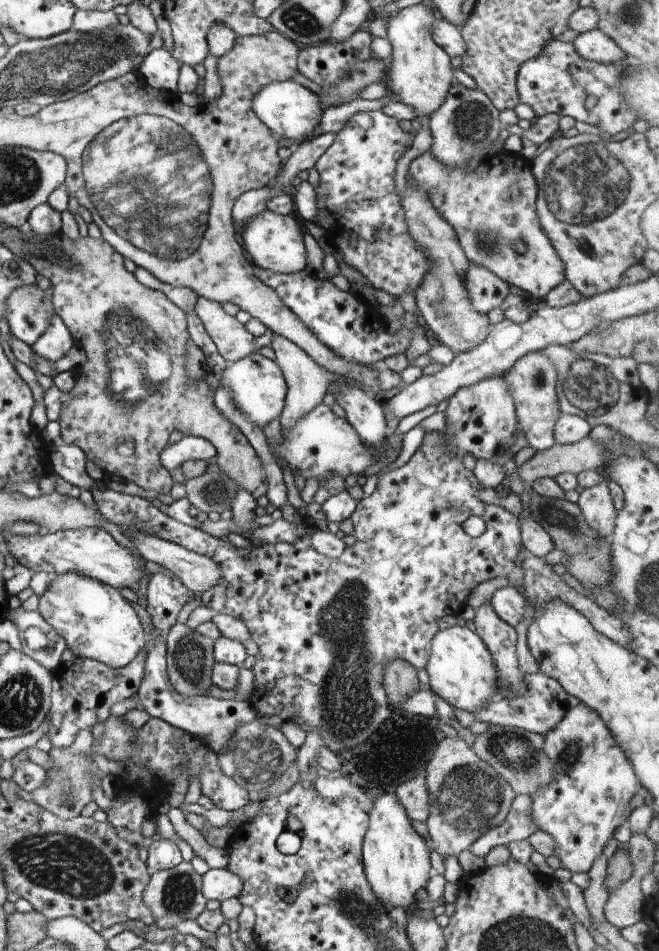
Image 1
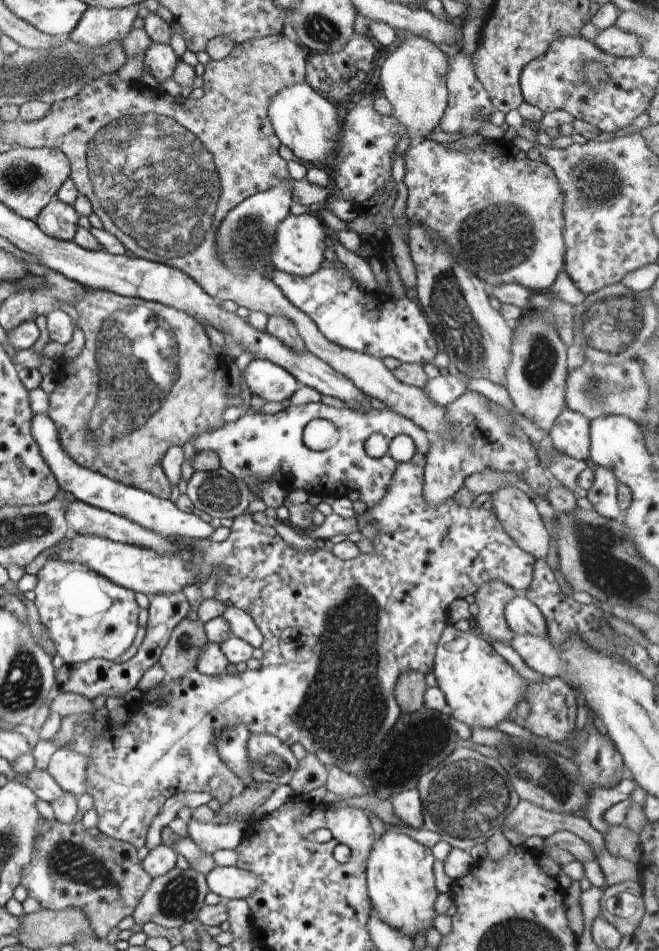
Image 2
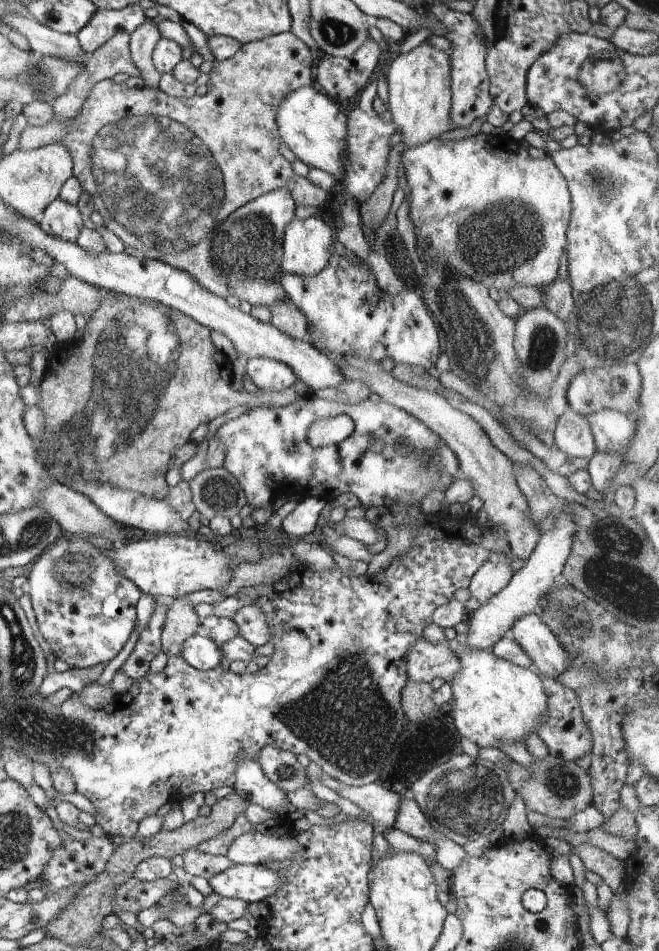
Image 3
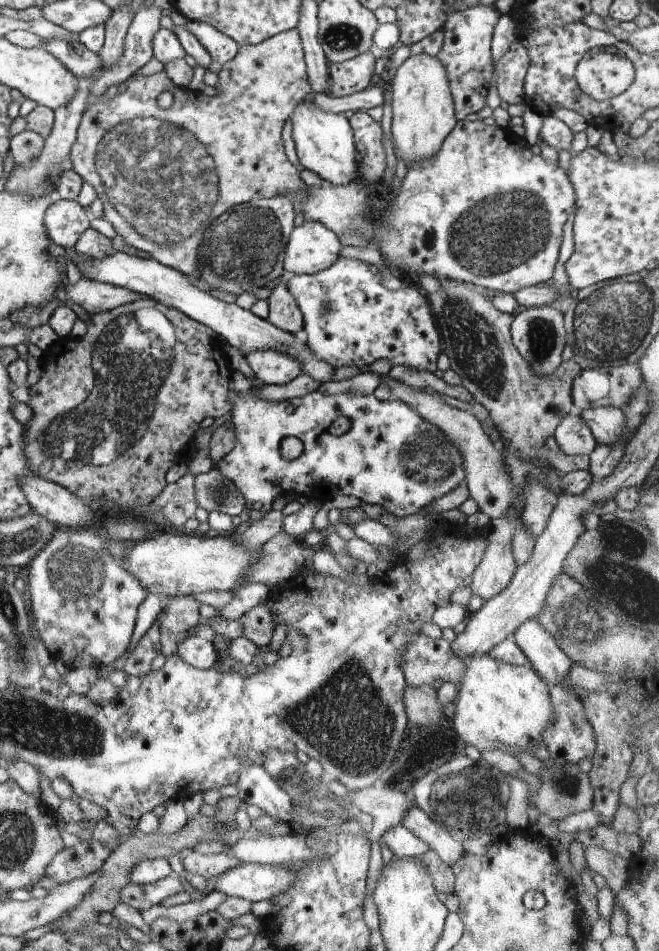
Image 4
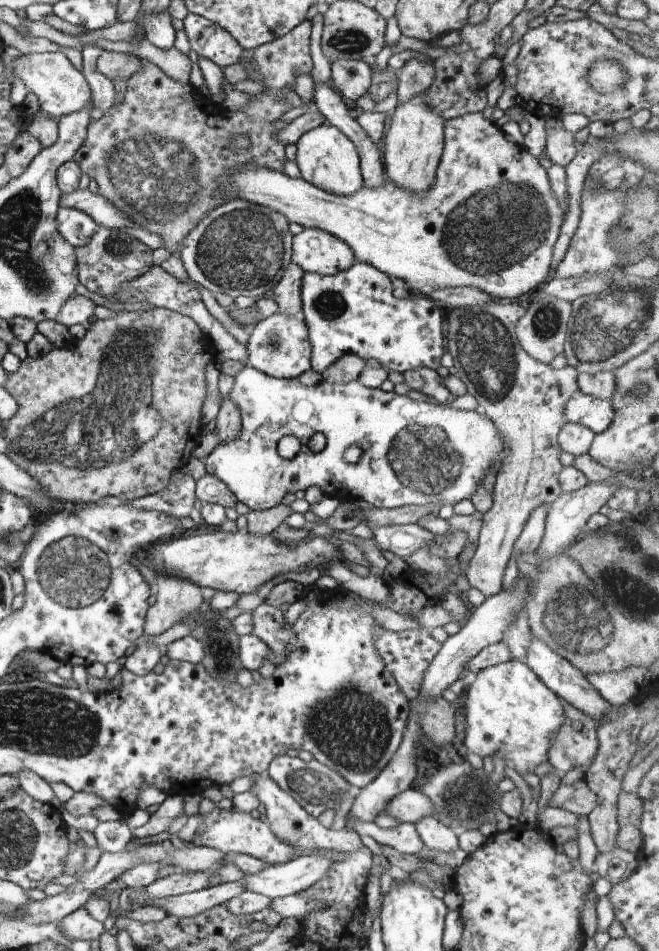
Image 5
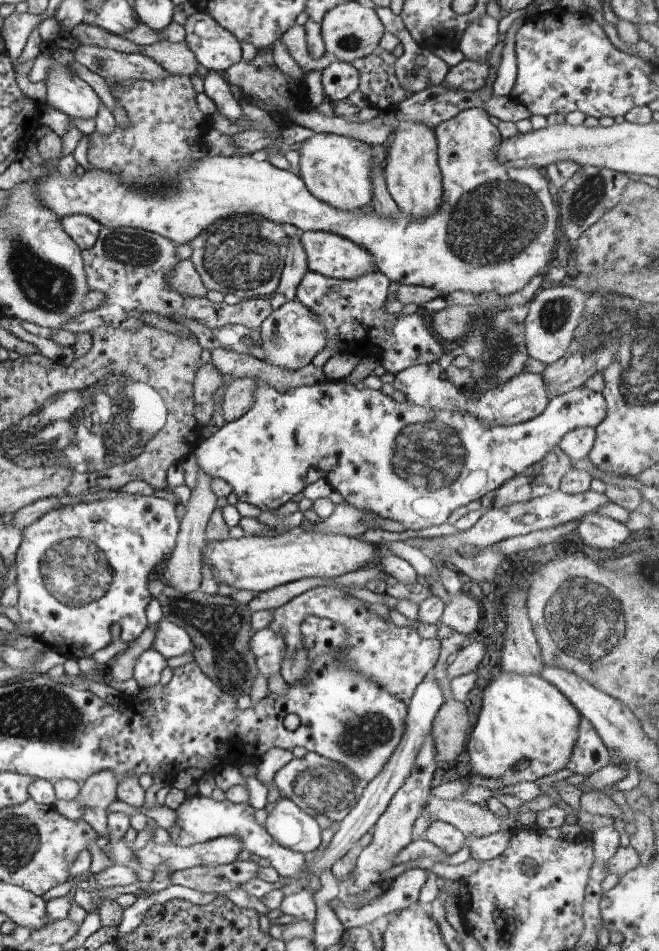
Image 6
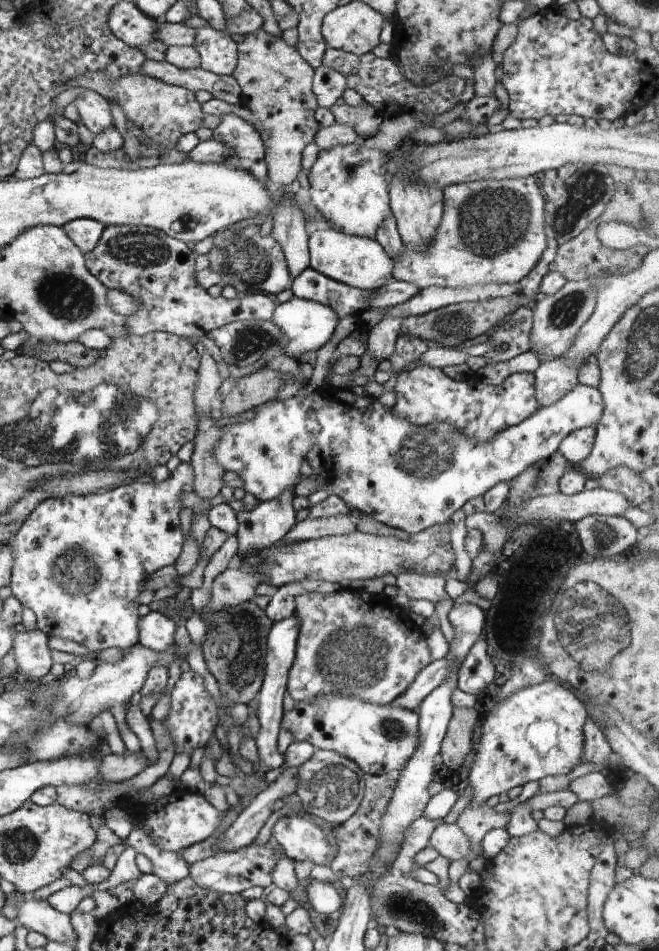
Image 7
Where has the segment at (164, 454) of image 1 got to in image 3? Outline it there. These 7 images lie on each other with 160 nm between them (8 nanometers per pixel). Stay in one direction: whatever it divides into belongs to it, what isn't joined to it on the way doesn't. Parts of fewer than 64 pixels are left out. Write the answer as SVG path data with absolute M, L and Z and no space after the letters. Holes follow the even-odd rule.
M298 396L294 403L290 403L285 407L254 407L236 419L230 419L221 425L213 435L220 439L226 449L223 467L239 482L245 492L247 503L254 506L255 509L270 509L274 497L282 496L282 492L286 492L286 496L290 496L291 501L298 500L298 496L321 496L321 498L329 501L336 499L343 492L352 492L366 509L372 508L372 506L386 506L389 508L389 505L394 504L407 504L408 507L420 506L421 500L426 496L426 491L422 491L422 482L415 481L417 490L406 491L404 484L408 482L408 478L400 478L402 490L399 490L396 486L398 478L396 478L396 474L392 474L392 470L396 472L396 468L398 468L398 462L396 462L396 458L393 458L393 455L396 455L393 444L394 442L404 444L404 440L406 440L406 454L408 456L406 454L402 456L404 458L402 468L405 468L405 472L411 470L413 479L420 476L418 480L422 480L420 465L427 465L434 489L443 493L458 476L456 471L459 469L459 461L453 451L443 441L436 442L434 450L427 450L426 425L420 419L408 414L404 409L391 405L384 400L375 404L372 400L366 399L358 404L351 405L338 400L320 400L316 396ZM339 414L347 414L352 418L355 424L354 432L337 445L310 448L307 441L309 425L314 421L335 417ZM374 440L385 442L386 448L380 453L373 453L368 448Z

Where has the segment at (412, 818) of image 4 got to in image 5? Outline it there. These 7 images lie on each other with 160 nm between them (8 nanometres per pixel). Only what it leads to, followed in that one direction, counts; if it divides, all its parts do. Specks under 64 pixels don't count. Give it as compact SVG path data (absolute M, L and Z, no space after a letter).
M424 817L415 823L418 834L428 850L442 852L455 851L458 846L458 834L451 826L434 817Z

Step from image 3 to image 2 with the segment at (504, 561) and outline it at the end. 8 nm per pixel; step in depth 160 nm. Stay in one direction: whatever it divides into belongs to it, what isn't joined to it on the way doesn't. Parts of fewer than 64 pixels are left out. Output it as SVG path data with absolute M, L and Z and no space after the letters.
M498 579L481 584L474 594L478 604L478 613L474 616L478 632L509 643L514 632L506 622L504 611L507 603L518 594L509 584Z

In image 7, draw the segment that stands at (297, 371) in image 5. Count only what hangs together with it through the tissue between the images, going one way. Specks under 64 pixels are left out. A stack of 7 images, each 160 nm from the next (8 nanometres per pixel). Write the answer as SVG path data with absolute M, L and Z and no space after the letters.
M291 298L288 302L280 303L271 316L274 324L278 325L282 335L286 336L287 343L283 345L285 354L297 358L299 354L310 350L318 350L326 344L338 324L339 316L330 306L310 299Z

